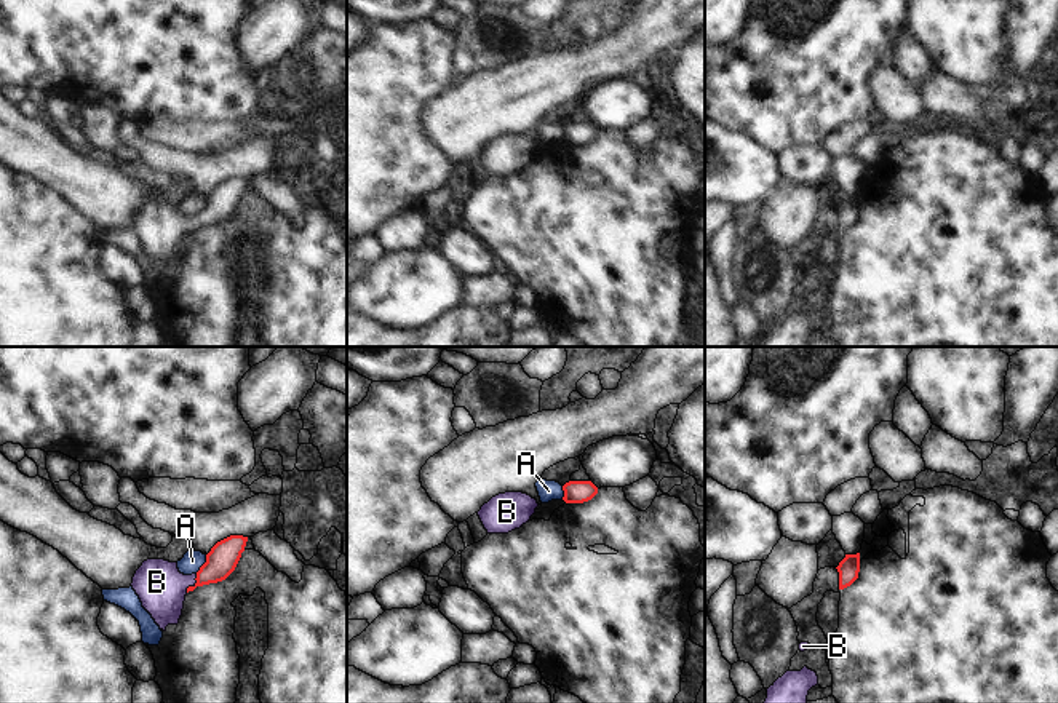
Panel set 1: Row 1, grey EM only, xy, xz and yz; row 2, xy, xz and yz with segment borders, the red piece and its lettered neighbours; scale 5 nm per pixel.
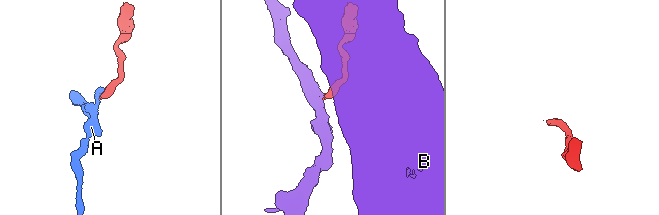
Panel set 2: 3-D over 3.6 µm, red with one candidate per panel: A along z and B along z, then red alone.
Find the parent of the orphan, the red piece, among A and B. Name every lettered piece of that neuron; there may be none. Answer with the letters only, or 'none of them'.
B

